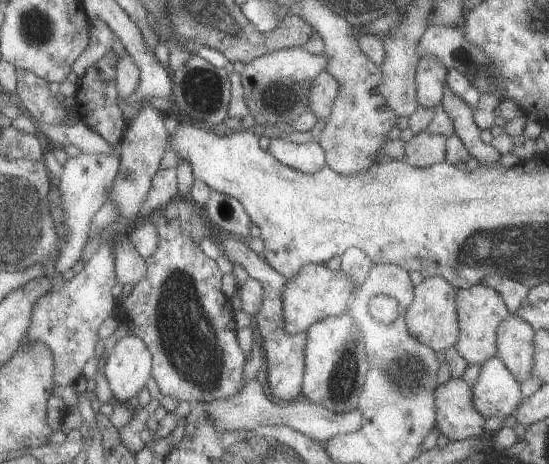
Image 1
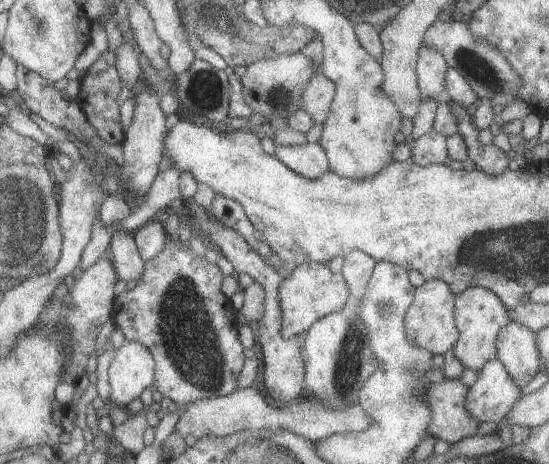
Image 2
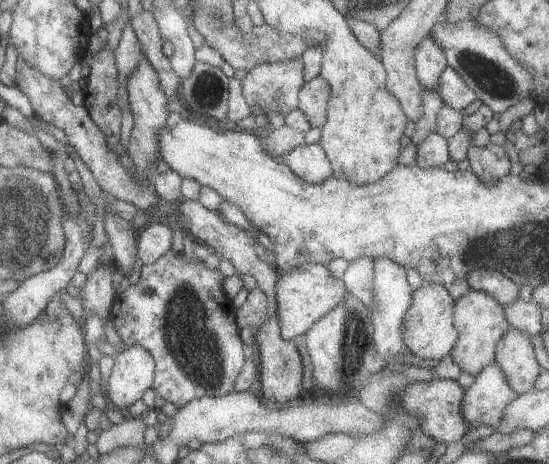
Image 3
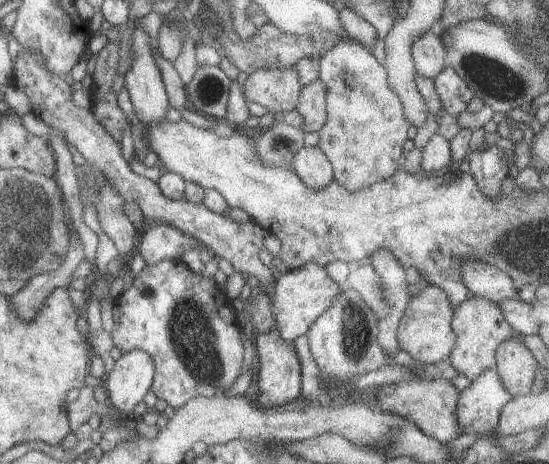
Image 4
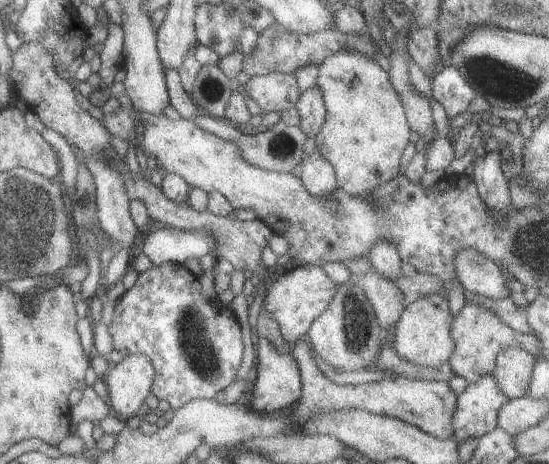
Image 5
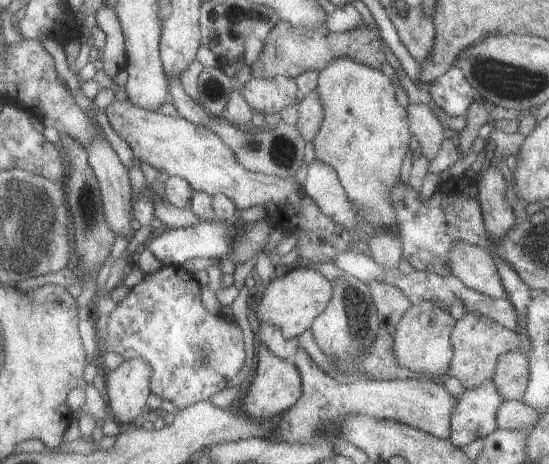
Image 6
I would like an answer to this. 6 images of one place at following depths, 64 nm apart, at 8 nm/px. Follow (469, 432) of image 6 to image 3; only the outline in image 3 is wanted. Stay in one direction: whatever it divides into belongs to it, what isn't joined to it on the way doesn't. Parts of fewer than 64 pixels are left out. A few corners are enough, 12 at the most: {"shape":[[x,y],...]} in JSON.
{"shape":[[494,361],[465,390],[470,429],[496,430],[516,396]]}

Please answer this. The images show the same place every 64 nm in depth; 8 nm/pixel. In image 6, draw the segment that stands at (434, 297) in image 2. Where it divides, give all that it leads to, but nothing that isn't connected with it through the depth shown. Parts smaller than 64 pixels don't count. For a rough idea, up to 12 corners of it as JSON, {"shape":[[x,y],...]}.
{"shape":[[427,300],[393,334],[402,368],[440,378],[453,355],[456,319]]}

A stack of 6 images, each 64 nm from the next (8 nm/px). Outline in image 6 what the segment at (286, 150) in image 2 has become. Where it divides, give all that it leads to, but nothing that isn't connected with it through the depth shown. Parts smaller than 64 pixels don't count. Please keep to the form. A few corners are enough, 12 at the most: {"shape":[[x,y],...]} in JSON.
{"shape":[[312,160],[305,193],[344,230],[356,228],[356,209],[336,171]]}

